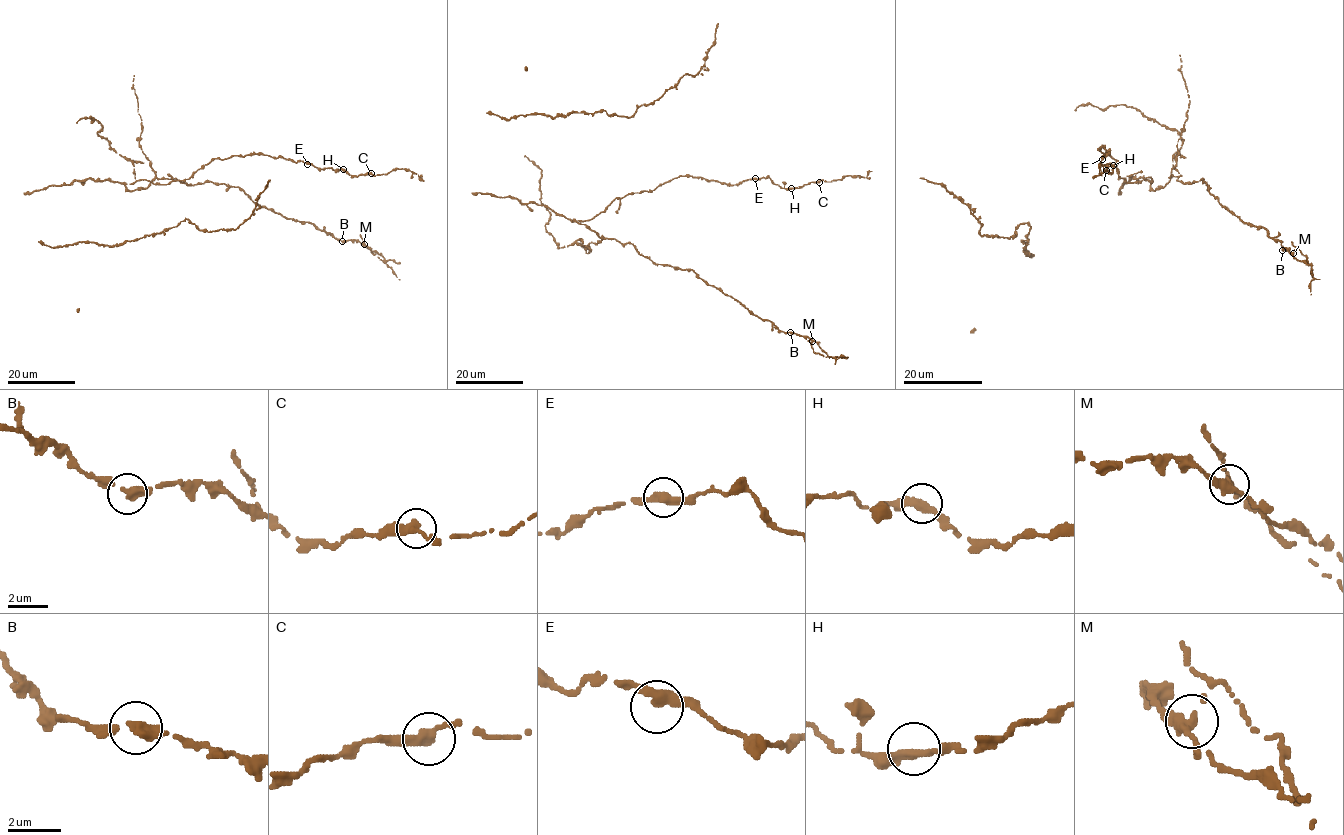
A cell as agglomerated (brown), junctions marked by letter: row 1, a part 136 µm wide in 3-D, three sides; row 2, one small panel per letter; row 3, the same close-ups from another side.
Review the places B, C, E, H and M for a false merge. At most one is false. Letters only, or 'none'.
M

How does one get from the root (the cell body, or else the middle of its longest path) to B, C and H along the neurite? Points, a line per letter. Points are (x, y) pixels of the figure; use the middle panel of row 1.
B: (574, 220), (600, 237), (631, 243), (653, 262), (692, 269), (754, 315), (770, 321), (781, 331), (790, 332)
C: (574, 220), (591, 220), (616, 198), (652, 191), (680, 176), (730, 185), (769, 178), (785, 188), (819, 182)
H: (574, 220), (591, 220), (616, 198), (652, 191), (680, 176), (730, 185), (769, 178), (782, 188), (791, 188)

